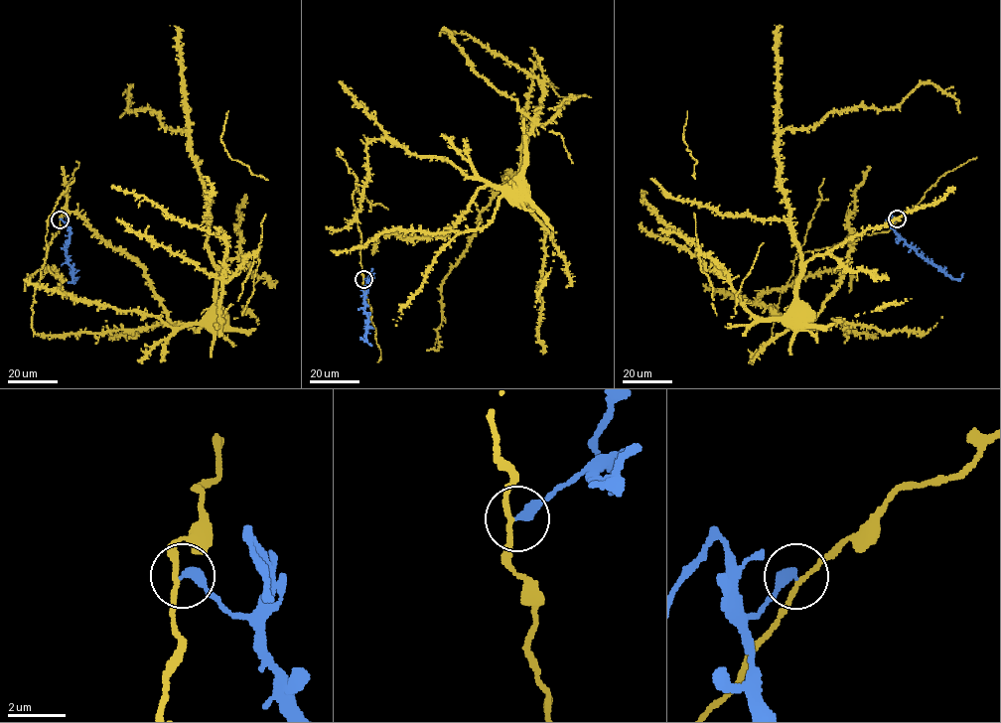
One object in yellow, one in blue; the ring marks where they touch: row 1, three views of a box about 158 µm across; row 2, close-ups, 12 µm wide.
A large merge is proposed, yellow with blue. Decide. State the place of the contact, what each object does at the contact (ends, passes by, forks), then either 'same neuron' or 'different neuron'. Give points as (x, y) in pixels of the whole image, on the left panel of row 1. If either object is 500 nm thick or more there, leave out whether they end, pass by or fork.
place (60, 219); yellow passes by; blue ends; different neuron

